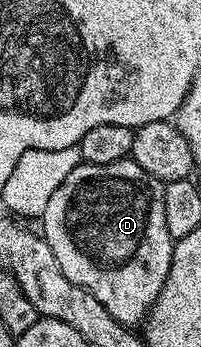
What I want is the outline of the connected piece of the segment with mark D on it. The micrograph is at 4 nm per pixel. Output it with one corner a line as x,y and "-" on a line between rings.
132,159
102,165
82,163
63,179
63,183
59,183
39,219
40,232
51,247
63,275
95,295
111,319
128,327
137,327
144,322
145,314
171,271
175,238
167,231
167,219
163,216
164,194
162,182
147,175
147,171

